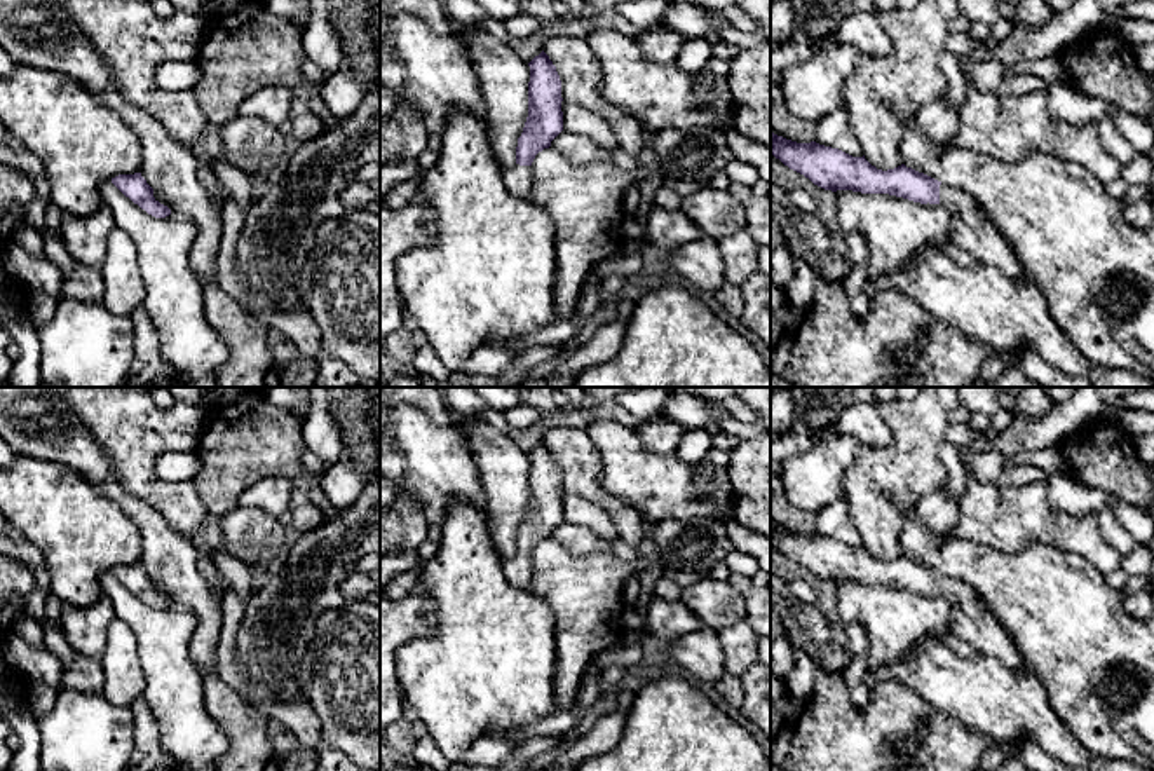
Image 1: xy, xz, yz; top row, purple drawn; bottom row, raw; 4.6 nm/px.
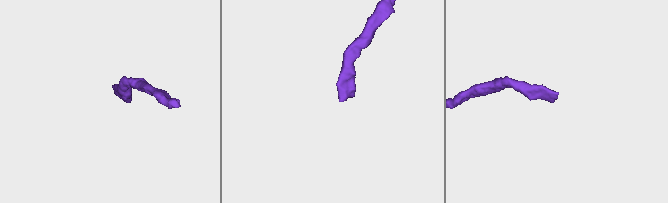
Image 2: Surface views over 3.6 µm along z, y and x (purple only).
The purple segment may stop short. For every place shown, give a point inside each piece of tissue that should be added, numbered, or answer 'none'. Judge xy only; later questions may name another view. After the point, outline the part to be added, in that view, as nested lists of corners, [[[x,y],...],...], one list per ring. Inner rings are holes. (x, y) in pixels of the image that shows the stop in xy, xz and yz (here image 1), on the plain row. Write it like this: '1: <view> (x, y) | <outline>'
none

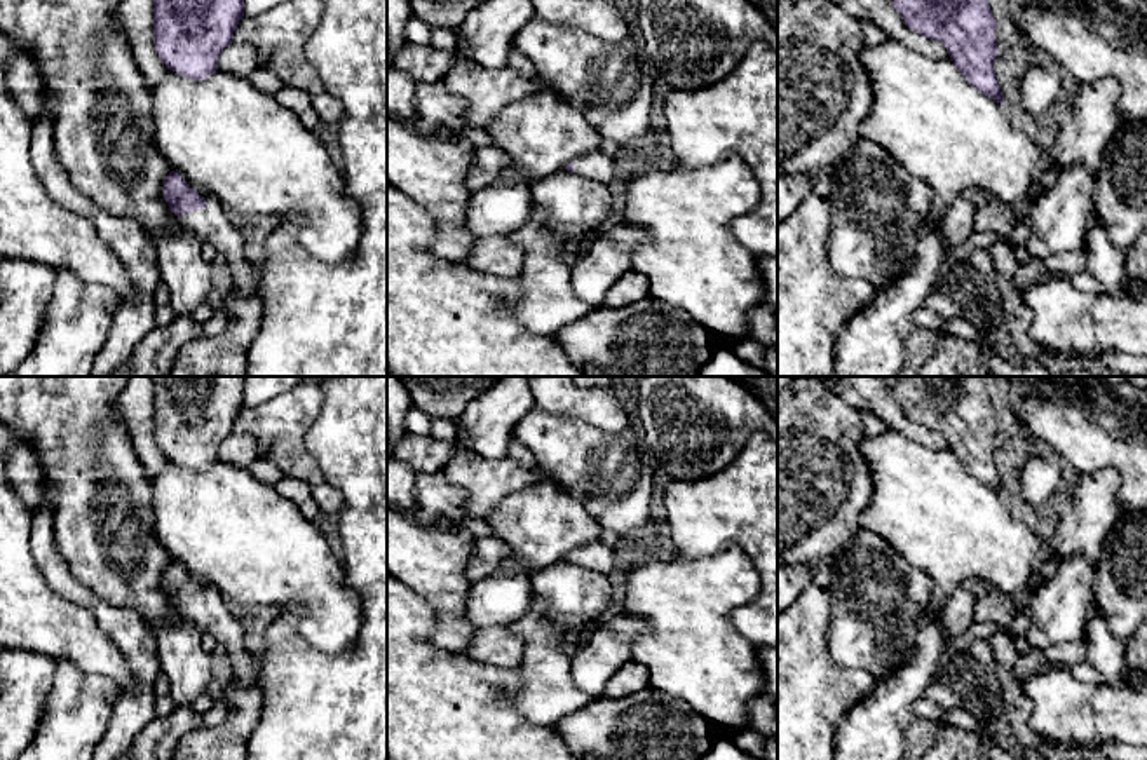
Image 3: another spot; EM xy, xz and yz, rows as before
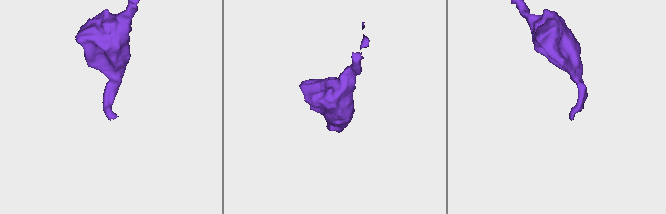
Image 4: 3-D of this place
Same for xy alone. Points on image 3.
1: xy (210, 614) | [[[207,594],[200,601],[185,603],[181,614],[202,631],[211,633],[228,654],[234,673],[234,687],[260,685],[258,657],[244,647],[246,626],[239,614],[216,594]]]

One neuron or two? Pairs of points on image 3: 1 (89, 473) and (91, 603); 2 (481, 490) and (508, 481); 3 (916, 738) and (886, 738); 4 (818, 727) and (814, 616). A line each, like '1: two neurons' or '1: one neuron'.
1: two neurons
2: one neuron
3: two neurons
4: one neuron

